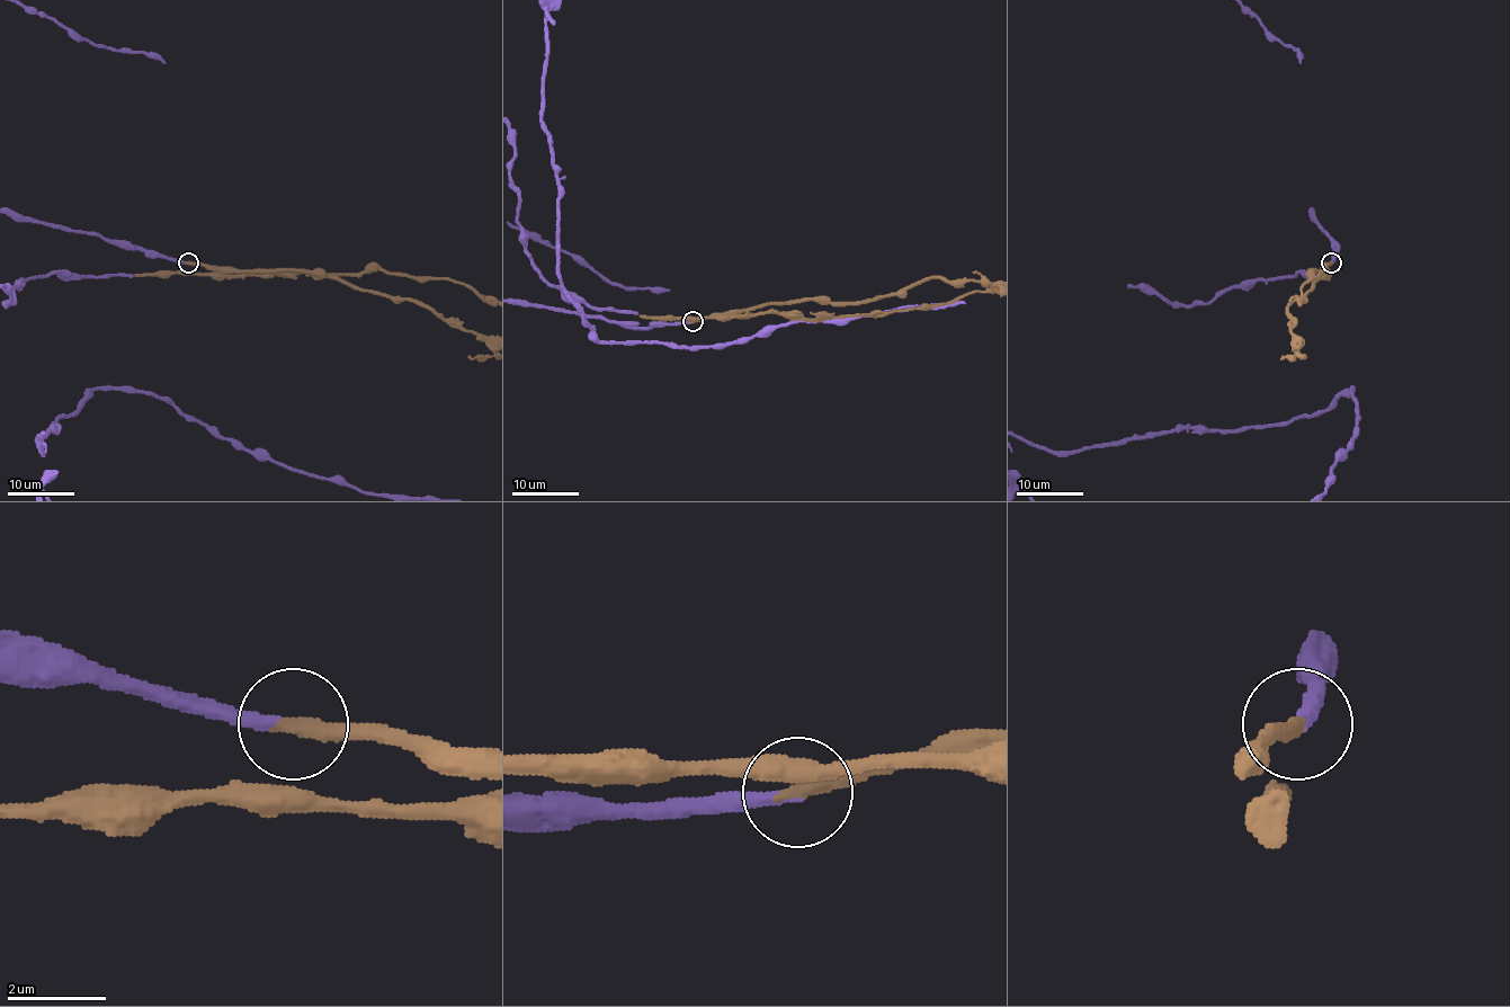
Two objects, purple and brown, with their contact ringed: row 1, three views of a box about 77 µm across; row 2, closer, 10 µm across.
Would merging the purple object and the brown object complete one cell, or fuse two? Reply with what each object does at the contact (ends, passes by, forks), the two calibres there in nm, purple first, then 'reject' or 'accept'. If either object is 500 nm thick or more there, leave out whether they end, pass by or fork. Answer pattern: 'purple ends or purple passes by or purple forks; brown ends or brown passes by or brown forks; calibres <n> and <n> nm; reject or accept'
purple ends; brown ends; calibres 240 and 360 nm; accept

